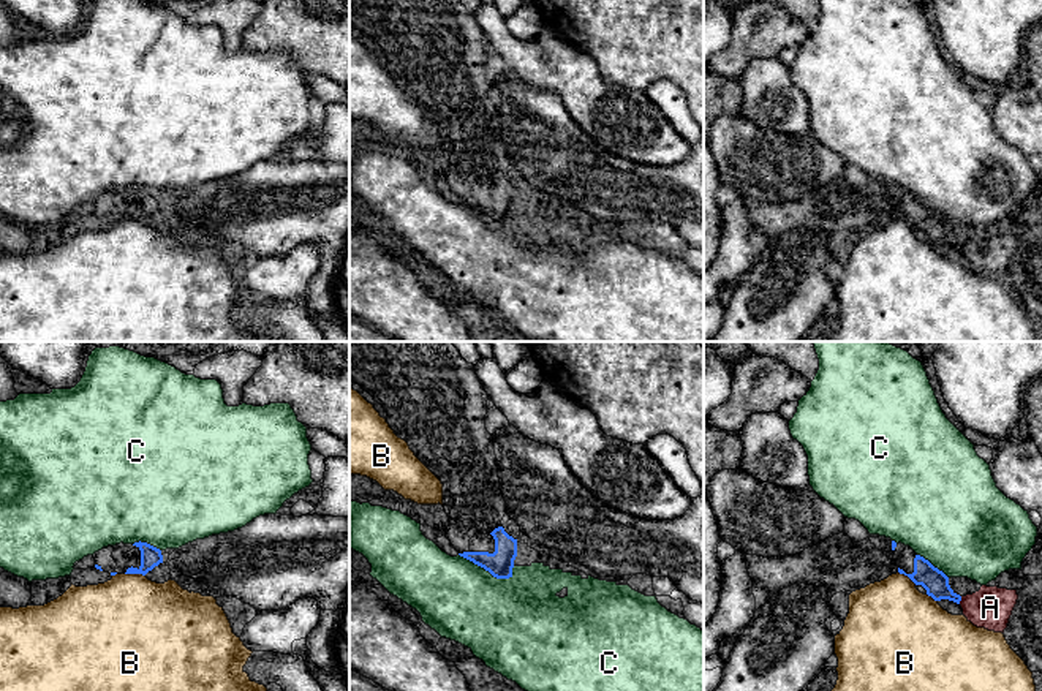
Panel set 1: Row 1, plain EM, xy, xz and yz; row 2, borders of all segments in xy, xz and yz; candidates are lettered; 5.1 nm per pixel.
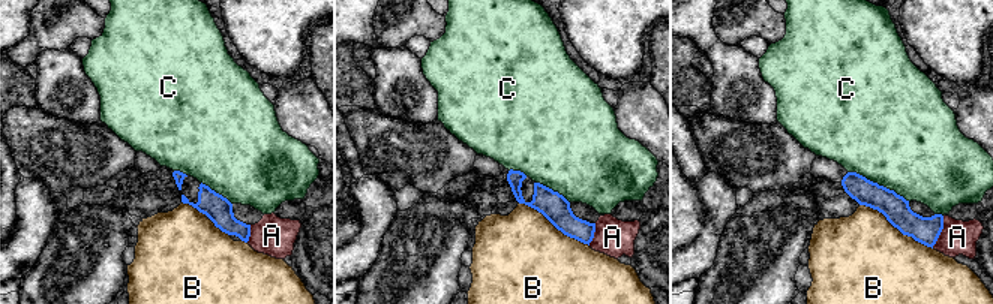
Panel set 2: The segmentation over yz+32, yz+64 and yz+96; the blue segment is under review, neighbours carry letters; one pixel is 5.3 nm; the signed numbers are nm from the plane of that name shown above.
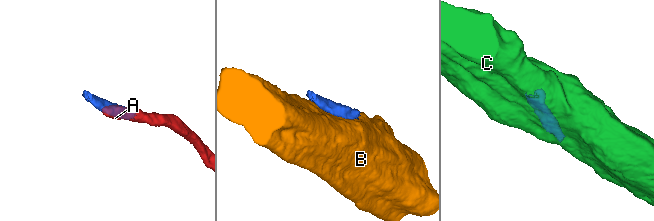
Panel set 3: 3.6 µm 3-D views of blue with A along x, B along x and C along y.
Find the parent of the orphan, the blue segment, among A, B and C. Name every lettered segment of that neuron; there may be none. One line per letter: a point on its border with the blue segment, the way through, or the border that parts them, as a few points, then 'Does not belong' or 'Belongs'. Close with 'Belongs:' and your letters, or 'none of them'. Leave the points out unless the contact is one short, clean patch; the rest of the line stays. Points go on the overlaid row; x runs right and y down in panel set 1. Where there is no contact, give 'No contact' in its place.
A: Touches blue at yz (960, 600). Does not belong
B: Touches blue at xy (135, 573). Does not belong
C: Touches blue at xz (486, 570). Does not belong
Belongs: none of them

